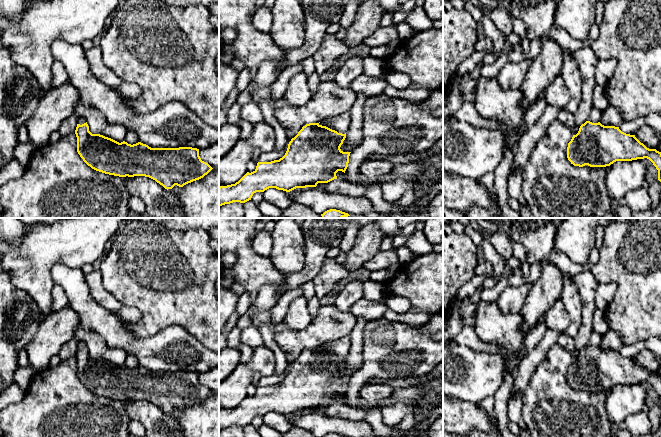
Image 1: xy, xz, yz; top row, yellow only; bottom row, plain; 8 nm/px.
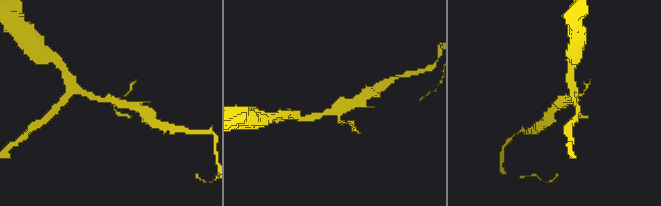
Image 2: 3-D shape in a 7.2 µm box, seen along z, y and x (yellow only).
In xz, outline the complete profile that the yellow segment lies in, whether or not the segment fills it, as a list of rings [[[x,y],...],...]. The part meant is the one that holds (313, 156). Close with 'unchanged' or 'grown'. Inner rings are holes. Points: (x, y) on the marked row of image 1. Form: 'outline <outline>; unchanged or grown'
outline [[[319,123],[306,124],[291,139],[282,158],[271,162],[258,162],[253,172],[247,172],[235,184],[220,186],[219,206],[233,202],[245,203],[251,200],[254,193],[264,192],[269,188],[290,192],[296,188],[316,187],[318,183],[328,183],[337,179],[338,171],[345,173],[351,153],[340,149],[345,138],[346,133],[338,133]]]; unchanged

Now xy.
outline [[[78,118],[78,124],[75,130],[77,137],[77,152],[83,161],[92,169],[119,177],[145,176],[155,180],[165,189],[172,189],[175,185],[183,187],[193,181],[199,180],[207,175],[213,168],[206,162],[202,161],[199,156],[199,149],[192,147],[179,148],[151,148],[146,144],[138,142],[136,144],[128,144],[123,141],[121,143],[105,137],[100,134],[92,134],[89,126],[84,118]]]; grown

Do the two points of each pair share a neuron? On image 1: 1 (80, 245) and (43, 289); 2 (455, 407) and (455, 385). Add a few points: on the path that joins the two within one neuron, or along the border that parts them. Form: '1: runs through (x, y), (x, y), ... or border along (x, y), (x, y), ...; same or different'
1: runs through (65, 245), (43, 267), (43, 274); same
2: border along (453, 397), (478, 403); different

